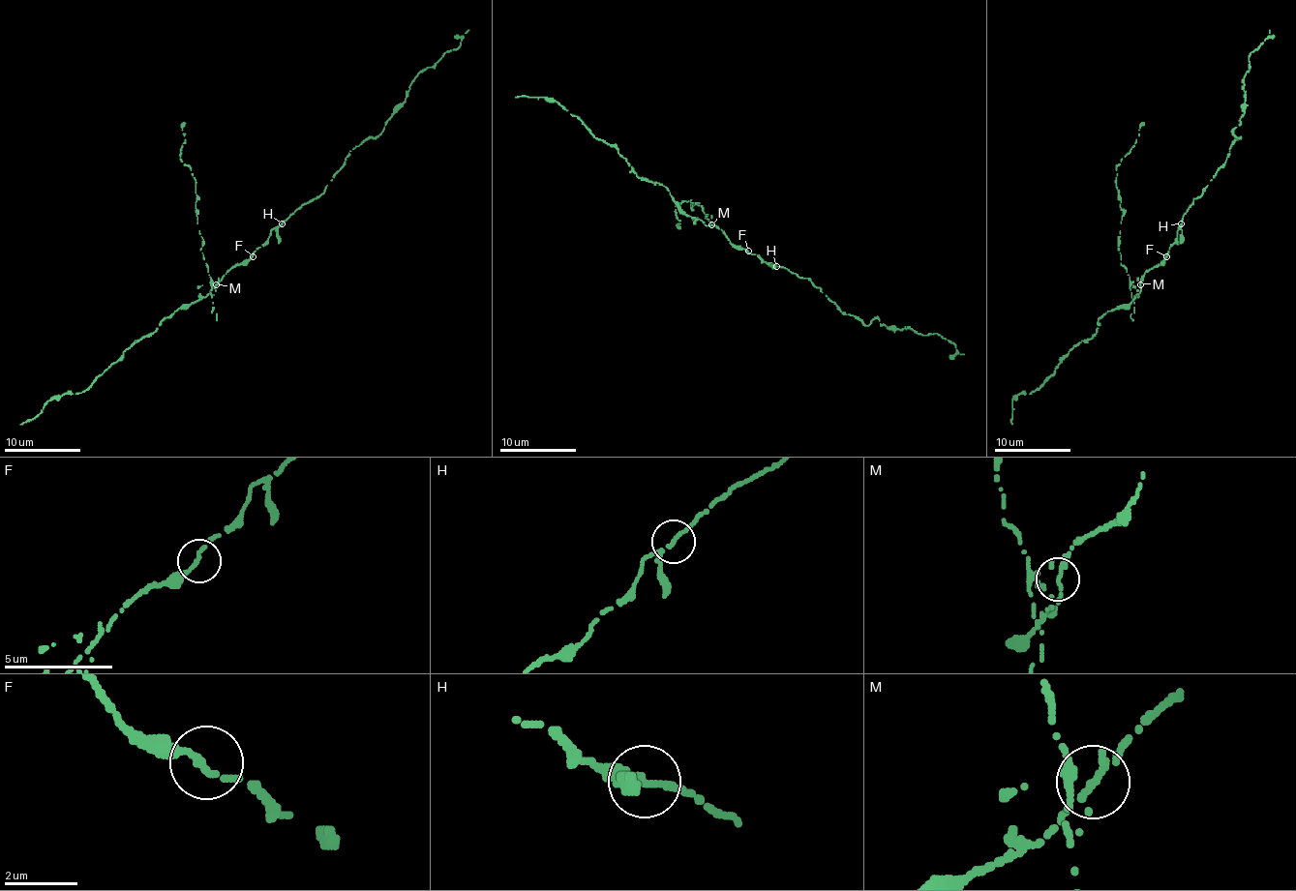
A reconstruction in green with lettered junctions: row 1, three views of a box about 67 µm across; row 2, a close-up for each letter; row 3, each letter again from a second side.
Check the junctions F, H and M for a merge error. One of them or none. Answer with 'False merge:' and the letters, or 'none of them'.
False merge: M

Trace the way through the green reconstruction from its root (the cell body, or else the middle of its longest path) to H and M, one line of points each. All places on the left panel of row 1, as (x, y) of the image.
H: (255, 252), (268, 239), (270, 231), (282, 223)
M: (255, 252), (247, 259), (236, 263), (217, 284)

